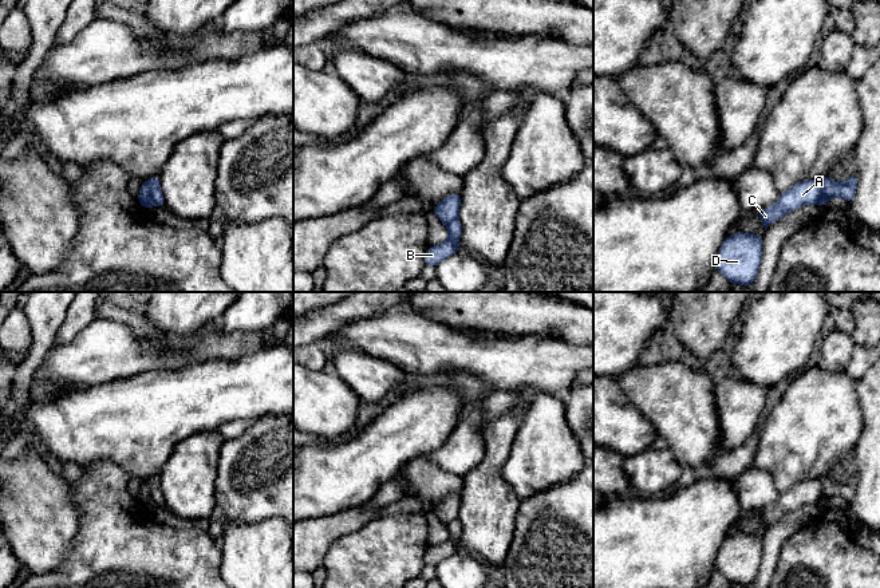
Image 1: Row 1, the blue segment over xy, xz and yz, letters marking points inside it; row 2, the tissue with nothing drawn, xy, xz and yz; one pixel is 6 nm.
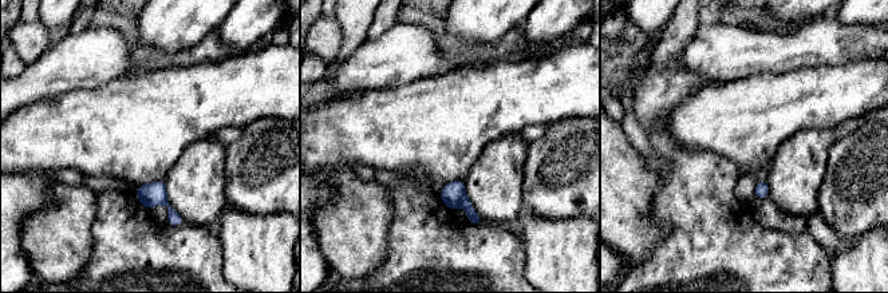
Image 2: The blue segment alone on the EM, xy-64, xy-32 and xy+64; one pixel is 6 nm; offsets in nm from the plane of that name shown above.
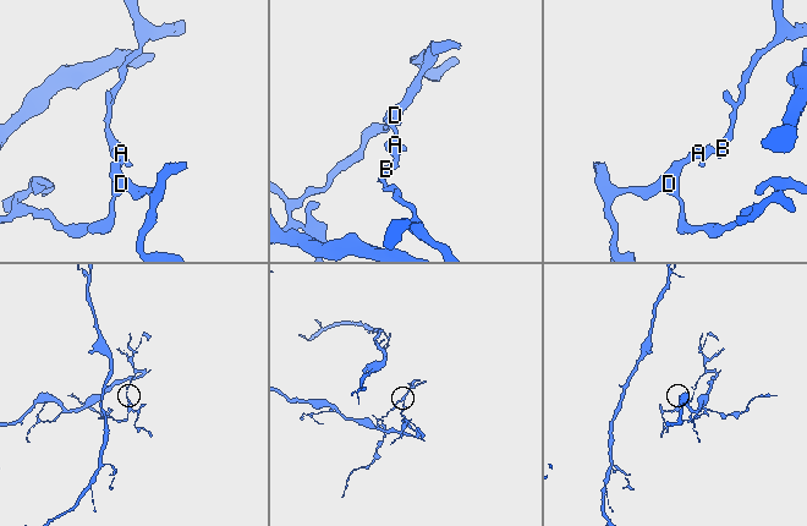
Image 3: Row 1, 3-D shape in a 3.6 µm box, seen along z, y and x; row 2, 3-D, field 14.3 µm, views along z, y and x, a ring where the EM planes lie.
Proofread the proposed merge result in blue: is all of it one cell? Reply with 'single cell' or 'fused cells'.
fused cells

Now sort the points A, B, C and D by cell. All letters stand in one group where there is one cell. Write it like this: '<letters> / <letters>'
A C D / B

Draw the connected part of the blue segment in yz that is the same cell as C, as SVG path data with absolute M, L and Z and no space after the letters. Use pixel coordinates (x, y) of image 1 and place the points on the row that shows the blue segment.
M821 179L802 181L788 192L781 193L776 205L759 210L758 216L762 225L766 228L774 221L782 218L786 213L800 208L801 205L820 205L822 194Z

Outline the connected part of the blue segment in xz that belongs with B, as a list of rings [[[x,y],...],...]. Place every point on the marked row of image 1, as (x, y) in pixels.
[[[453,220],[446,225],[449,230],[449,238],[435,246],[429,246],[425,254],[425,265],[437,267],[442,260],[453,256],[459,250],[458,241],[462,233],[462,225],[459,220]]]

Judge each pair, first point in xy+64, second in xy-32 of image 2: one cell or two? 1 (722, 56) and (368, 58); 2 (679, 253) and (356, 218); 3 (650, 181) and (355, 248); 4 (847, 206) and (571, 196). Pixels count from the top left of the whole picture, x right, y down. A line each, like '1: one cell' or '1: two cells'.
1: one cell
2: two cells
3: one cell
4: one cell

